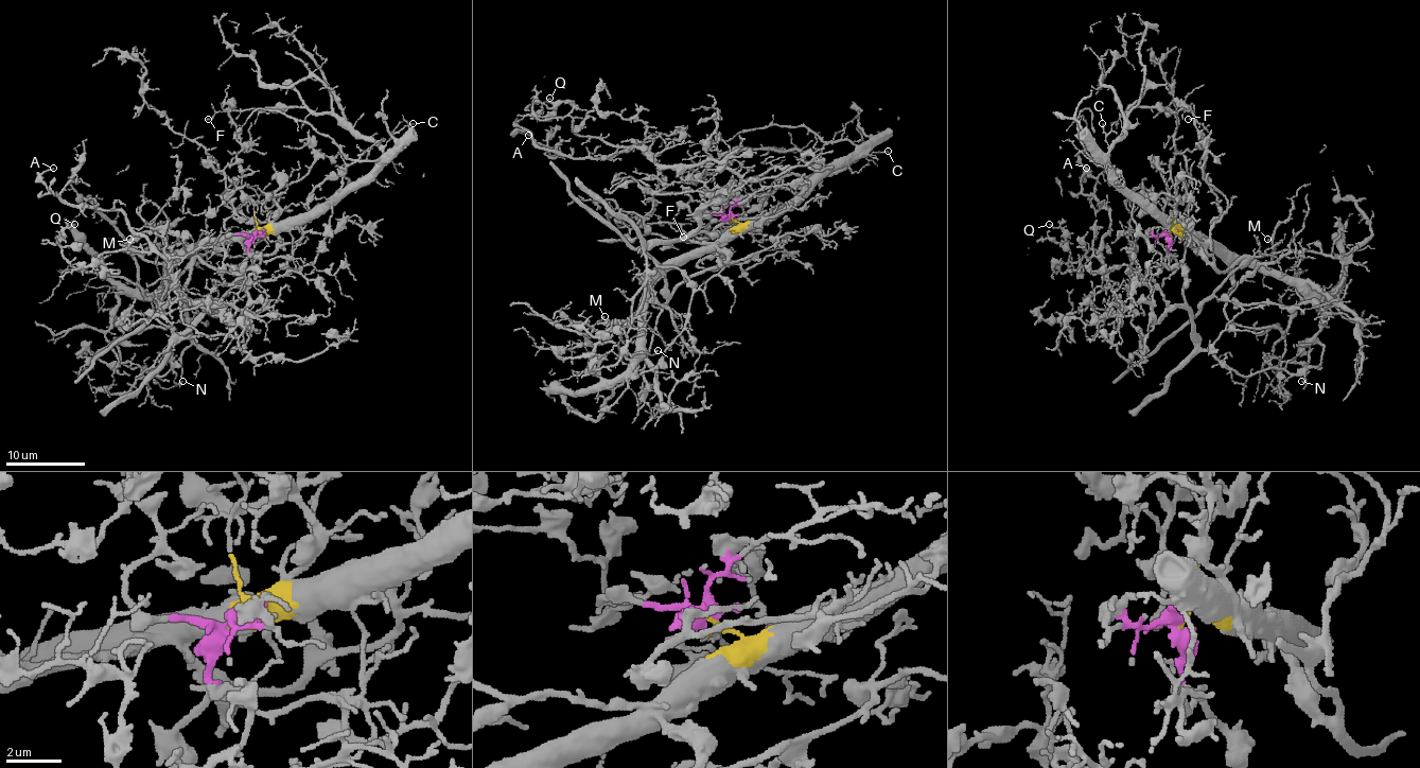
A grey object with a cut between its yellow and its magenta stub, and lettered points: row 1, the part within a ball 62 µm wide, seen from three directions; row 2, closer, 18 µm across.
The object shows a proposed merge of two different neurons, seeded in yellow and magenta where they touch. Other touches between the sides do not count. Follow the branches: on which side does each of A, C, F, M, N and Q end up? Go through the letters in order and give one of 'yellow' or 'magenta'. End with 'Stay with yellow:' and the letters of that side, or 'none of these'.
A: magenta
C: yellow
F: yellow
M: yellow
N: magenta
Q: magenta
Stay with yellow: C, F, M

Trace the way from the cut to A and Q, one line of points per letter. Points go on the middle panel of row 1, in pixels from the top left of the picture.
A: (730, 216), (697, 232), (740, 181), (713, 159), (596, 159), (516, 129), (528, 136)
Q: (730, 216), (697, 232), (740, 181), (722, 166), (580, 136), (570, 116), (535, 114), (550, 98)

